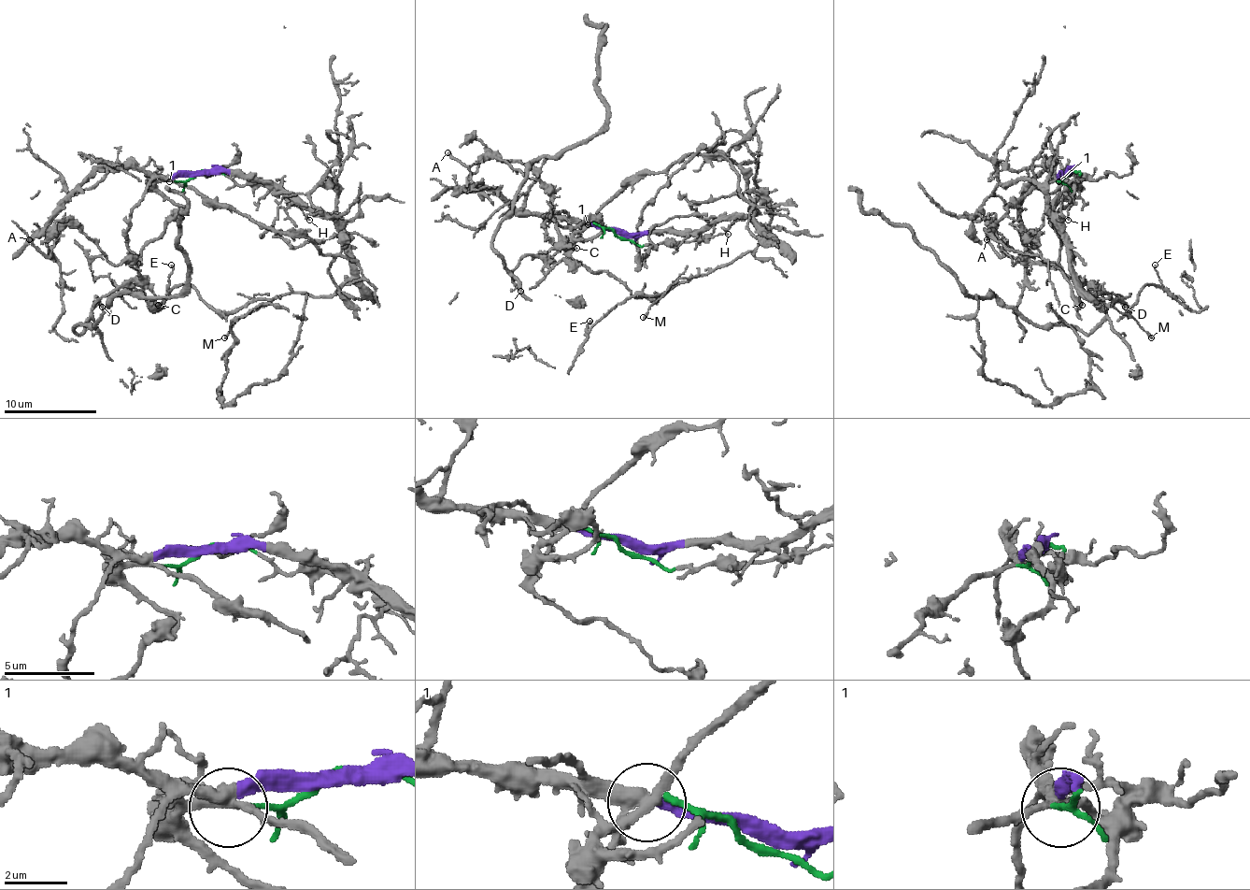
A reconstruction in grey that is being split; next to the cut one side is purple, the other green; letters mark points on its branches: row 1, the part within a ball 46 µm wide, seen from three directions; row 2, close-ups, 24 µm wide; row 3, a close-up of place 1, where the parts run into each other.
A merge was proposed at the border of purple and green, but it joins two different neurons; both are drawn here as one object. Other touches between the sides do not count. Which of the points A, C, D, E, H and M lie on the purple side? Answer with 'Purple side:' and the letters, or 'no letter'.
Purple side: A, E, M

